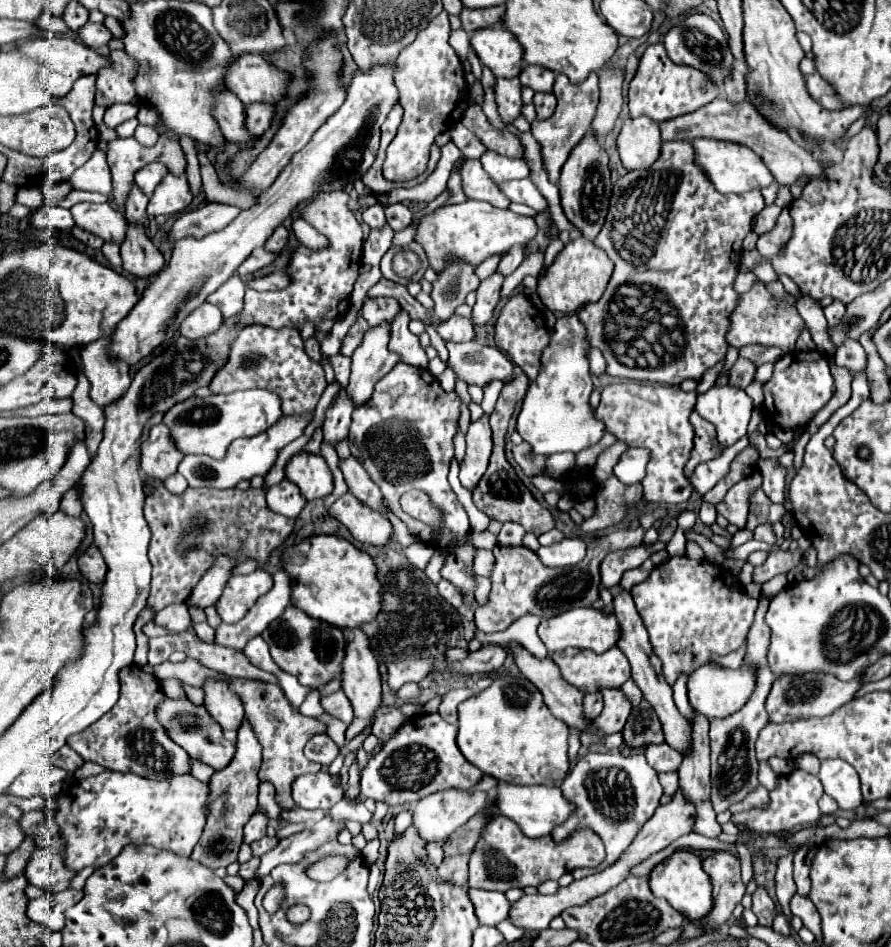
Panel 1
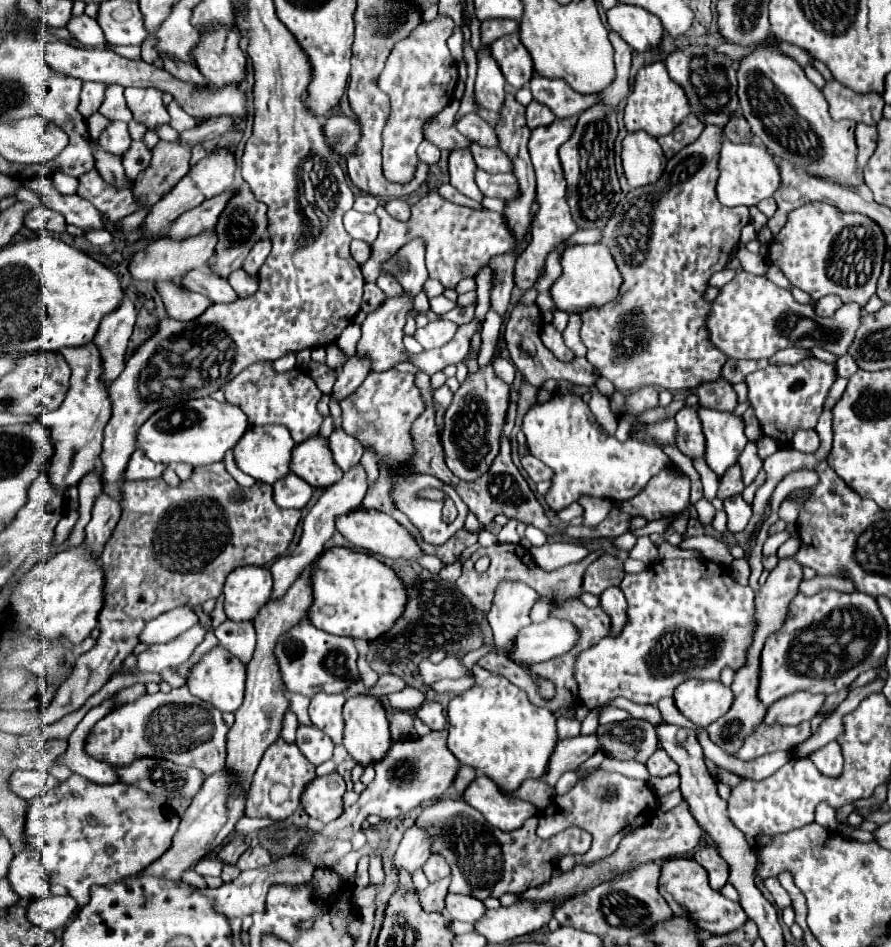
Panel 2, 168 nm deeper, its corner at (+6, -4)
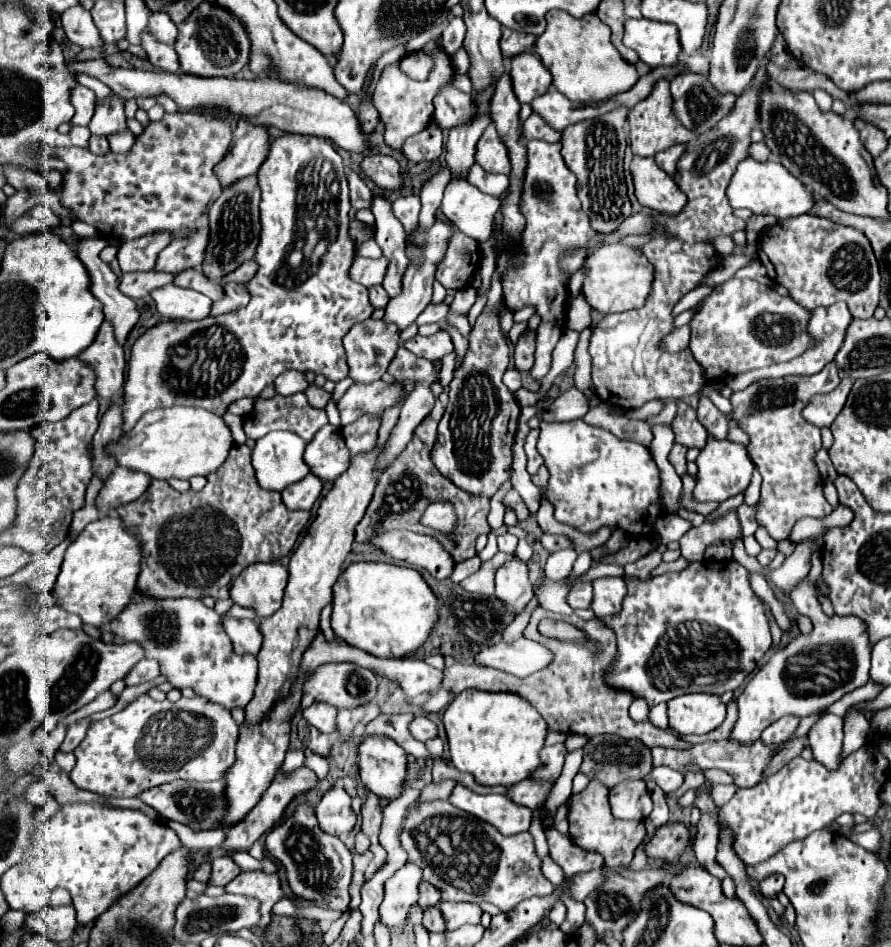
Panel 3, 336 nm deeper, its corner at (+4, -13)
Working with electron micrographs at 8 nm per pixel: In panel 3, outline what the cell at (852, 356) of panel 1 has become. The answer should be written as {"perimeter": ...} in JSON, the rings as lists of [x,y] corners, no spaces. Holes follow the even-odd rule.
{"perimeter":[[[843,379],[837,391],[831,391],[829,395],[811,397],[811,401],[803,407],[803,419],[807,419],[807,423],[815,427],[829,427],[839,415],[839,411],[843,409],[847,395],[851,391],[851,385],[853,383],[849,379]]]}

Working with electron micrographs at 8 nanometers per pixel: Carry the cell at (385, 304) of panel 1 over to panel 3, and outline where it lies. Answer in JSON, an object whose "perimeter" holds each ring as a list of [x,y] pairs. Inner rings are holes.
{"perimeter":[[[375,285],[375,287],[369,289],[369,299],[371,299],[375,309],[383,309],[389,303],[389,295],[381,285]]]}

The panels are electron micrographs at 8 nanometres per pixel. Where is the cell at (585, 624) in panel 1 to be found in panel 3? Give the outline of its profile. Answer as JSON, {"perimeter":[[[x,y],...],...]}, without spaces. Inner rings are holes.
{"perimeter":[[[525,637],[511,643],[497,643],[475,655],[475,665],[499,669],[515,677],[527,677],[551,663],[551,651]]]}

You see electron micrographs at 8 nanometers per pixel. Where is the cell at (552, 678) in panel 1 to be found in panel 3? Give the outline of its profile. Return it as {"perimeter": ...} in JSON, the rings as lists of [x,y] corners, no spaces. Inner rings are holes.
{"perimeter":[[[515,553],[513,559],[499,567],[495,575],[495,595],[507,605],[511,613],[521,613],[525,605],[533,599],[533,585],[529,581],[529,569]]]}

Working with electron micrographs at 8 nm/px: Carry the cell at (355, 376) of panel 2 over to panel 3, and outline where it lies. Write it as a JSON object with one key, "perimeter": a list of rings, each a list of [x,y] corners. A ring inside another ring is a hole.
{"perimeter":[[[367,319],[351,327],[351,331],[343,337],[343,345],[347,351],[347,363],[349,363],[349,377],[353,377],[357,383],[373,383],[383,377],[387,371],[391,359],[395,357],[395,351],[399,349],[399,329],[385,325],[381,319]]]}

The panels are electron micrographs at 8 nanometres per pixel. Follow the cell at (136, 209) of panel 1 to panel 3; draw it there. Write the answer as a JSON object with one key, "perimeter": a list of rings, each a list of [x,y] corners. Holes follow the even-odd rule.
{"perimeter":[[[91,135],[89,149],[95,155],[105,155],[109,151],[109,143],[107,143],[107,139],[103,139],[103,135]]]}

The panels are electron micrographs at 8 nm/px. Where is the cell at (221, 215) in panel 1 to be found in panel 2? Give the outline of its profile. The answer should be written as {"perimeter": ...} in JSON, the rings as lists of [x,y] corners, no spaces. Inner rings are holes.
{"perimeter":[[[205,230],[205,234],[197,234],[197,238],[185,238],[185,242],[173,242],[173,238],[159,236],[155,240],[151,240],[151,244],[137,252],[131,258],[129,264],[129,272],[133,278],[137,280],[153,280],[153,282],[163,282],[163,280],[177,280],[183,274],[187,274],[189,270],[195,268],[203,268],[207,264],[207,260],[213,256],[213,250],[217,246],[217,232],[213,230]]]}

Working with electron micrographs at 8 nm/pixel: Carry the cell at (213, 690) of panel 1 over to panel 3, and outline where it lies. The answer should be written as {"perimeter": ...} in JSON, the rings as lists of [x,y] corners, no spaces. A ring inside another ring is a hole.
{"perimeter":[[[139,589],[133,593],[133,599],[115,615],[115,619],[109,619],[103,627],[99,627],[103,643],[129,643],[135,641],[143,647],[147,659],[155,659],[159,663],[161,675],[167,677],[167,681],[183,689],[191,687],[197,695],[223,705],[225,709],[233,707],[245,707],[255,693],[255,683],[257,683],[257,659],[255,655],[239,655],[231,647],[231,639],[227,639],[227,633],[223,631],[221,617],[215,609],[209,609],[203,605],[201,599],[151,599],[151,595],[141,593]]]}

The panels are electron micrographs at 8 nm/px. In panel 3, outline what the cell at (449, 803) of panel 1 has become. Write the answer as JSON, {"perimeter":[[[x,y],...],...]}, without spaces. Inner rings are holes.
{"perimeter":[[[405,863],[387,883],[385,883],[385,899],[379,907],[379,921],[387,929],[403,931],[407,925],[409,909],[419,897],[421,869],[415,863]]]}

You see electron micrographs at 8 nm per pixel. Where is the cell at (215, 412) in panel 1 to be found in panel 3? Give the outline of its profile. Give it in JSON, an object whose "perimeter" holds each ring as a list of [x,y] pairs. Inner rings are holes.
{"perimeter":[[[169,407],[143,415],[131,431],[107,445],[107,453],[119,467],[147,473],[153,479],[191,479],[193,475],[209,475],[219,469],[231,445],[231,431],[219,415],[197,407]]]}

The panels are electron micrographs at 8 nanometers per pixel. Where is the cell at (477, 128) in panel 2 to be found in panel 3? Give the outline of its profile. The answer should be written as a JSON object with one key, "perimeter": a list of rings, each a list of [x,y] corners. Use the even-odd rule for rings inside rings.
{"perimeter":[[[451,83],[447,87],[443,87],[443,91],[439,91],[439,95],[435,97],[435,121],[445,127],[451,129],[455,125],[461,125],[465,121],[469,121],[475,113],[475,103],[471,99],[471,95],[455,89]]]}

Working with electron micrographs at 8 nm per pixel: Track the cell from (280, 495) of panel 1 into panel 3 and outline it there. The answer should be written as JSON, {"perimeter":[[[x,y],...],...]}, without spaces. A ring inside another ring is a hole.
{"perimeter":[[[309,473],[299,483],[293,483],[291,487],[287,487],[287,491],[281,493],[283,495],[283,503],[293,511],[311,509],[313,503],[319,499],[321,489],[323,489],[323,481],[317,475]]]}

